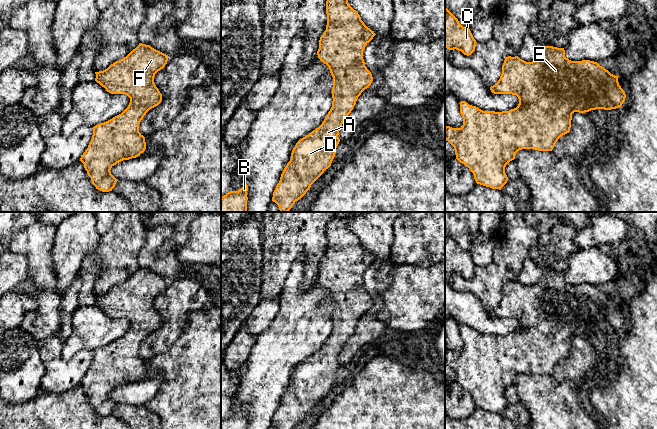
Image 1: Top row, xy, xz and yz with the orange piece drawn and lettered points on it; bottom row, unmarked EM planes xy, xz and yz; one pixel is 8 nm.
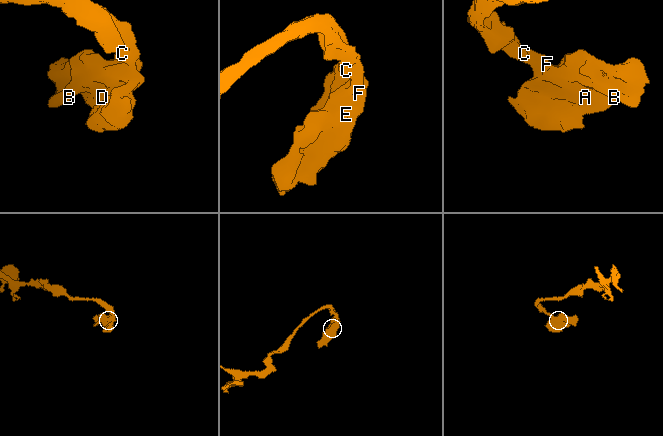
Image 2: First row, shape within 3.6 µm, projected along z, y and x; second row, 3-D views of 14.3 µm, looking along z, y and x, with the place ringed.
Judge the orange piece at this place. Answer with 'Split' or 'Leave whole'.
Leave whole

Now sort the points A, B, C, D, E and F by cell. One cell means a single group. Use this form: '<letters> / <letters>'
A B C D E F

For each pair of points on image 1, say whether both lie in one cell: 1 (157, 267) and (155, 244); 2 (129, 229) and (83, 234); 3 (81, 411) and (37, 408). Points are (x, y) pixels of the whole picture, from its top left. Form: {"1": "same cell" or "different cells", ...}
{"1": "same cell", "2": "different cells", "3": "same cell"}

